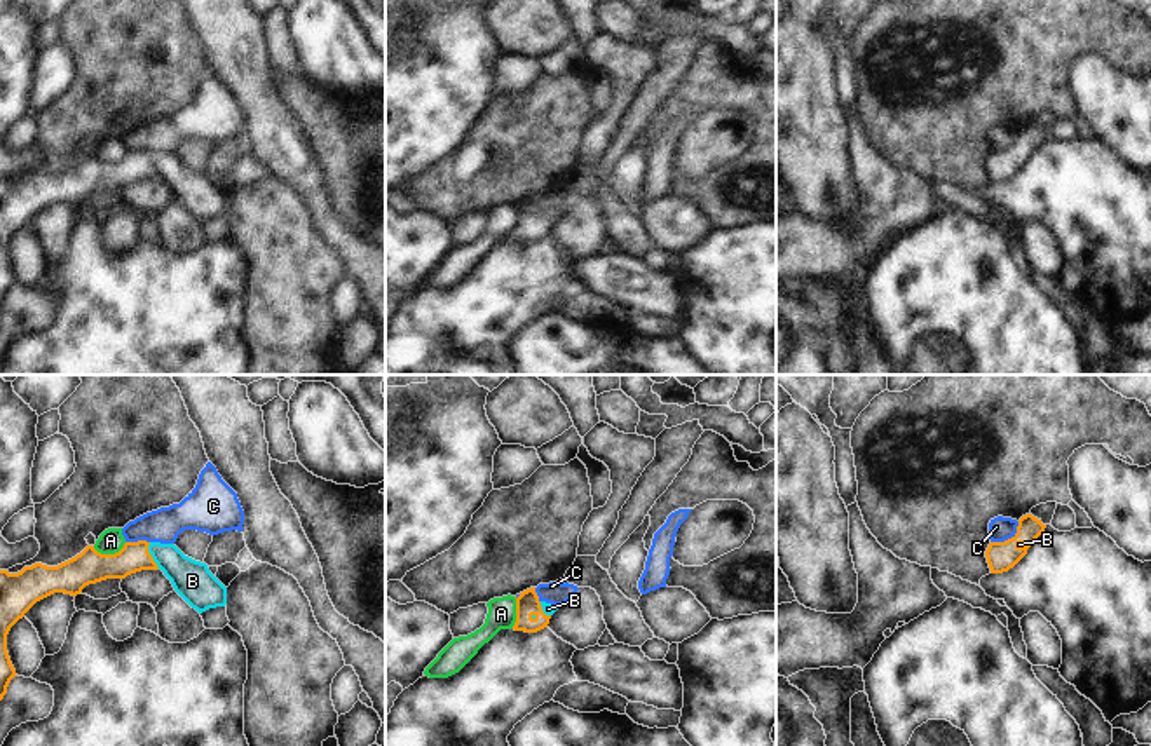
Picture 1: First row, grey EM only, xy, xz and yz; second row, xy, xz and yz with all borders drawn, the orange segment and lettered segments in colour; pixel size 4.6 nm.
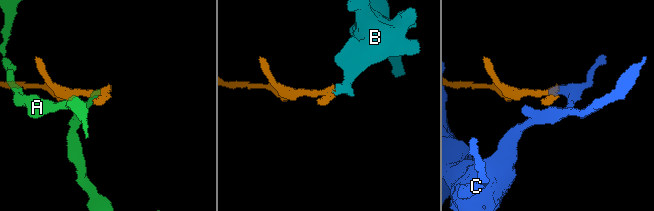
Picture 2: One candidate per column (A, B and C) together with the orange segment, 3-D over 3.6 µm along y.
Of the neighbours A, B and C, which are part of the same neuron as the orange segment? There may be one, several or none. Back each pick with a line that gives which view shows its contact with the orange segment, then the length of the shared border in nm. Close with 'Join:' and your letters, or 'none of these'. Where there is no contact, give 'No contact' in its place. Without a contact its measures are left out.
B: Touches orange in xy. Shared border 140 nm
Join: B

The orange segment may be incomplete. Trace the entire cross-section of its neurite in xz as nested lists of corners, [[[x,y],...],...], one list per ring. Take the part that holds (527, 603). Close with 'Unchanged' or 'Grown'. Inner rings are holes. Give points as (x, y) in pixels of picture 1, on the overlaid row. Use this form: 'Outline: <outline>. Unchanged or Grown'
Outline: [[[530,587],[516,598],[516,622],[513,626],[514,631],[525,631],[525,633],[537,633],[544,627],[548,627],[551,615],[560,608],[562,605],[551,605],[546,601],[541,601],[535,587]]]. Grown

